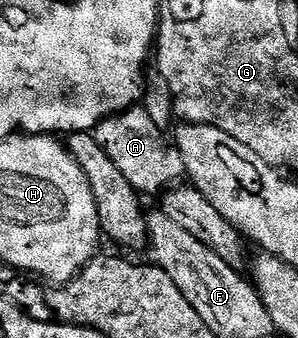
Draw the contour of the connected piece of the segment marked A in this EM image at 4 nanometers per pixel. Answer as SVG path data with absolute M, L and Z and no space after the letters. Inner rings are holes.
M133 107L125 113L113 113L105 121L97 123L94 132L98 139L98 147L102 147L106 155L110 155L118 171L122 171L126 179L130 179L137 193L160 195L185 180L182 155L169 142L168 145L164 142L165 130L160 129L158 123L154 123L154 119L150 119L143 107Z

